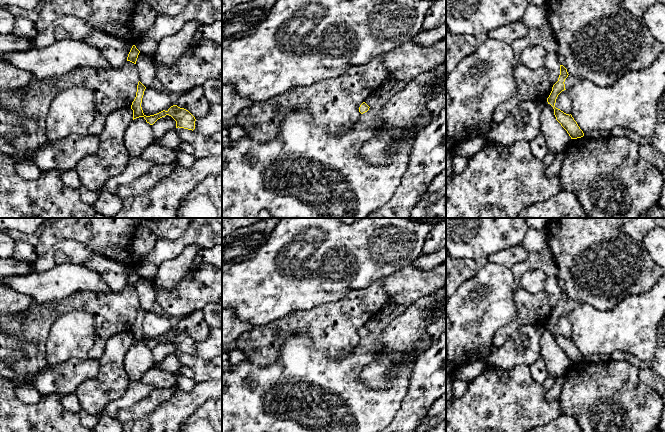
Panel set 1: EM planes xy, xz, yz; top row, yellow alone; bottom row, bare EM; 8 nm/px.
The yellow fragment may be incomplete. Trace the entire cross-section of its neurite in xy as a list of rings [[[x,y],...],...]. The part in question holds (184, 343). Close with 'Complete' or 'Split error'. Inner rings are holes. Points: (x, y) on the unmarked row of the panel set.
[[[139,305],[136,321],[131,329],[131,333],[133,334],[133,344],[143,341],[147,347],[153,349],[158,343],[169,339],[176,345],[176,352],[179,351],[192,355],[195,353],[195,341],[188,334],[180,332],[177,329],[171,330],[167,335],[163,334],[157,338],[146,340],[141,331],[145,313],[146,311]]]. Complete

